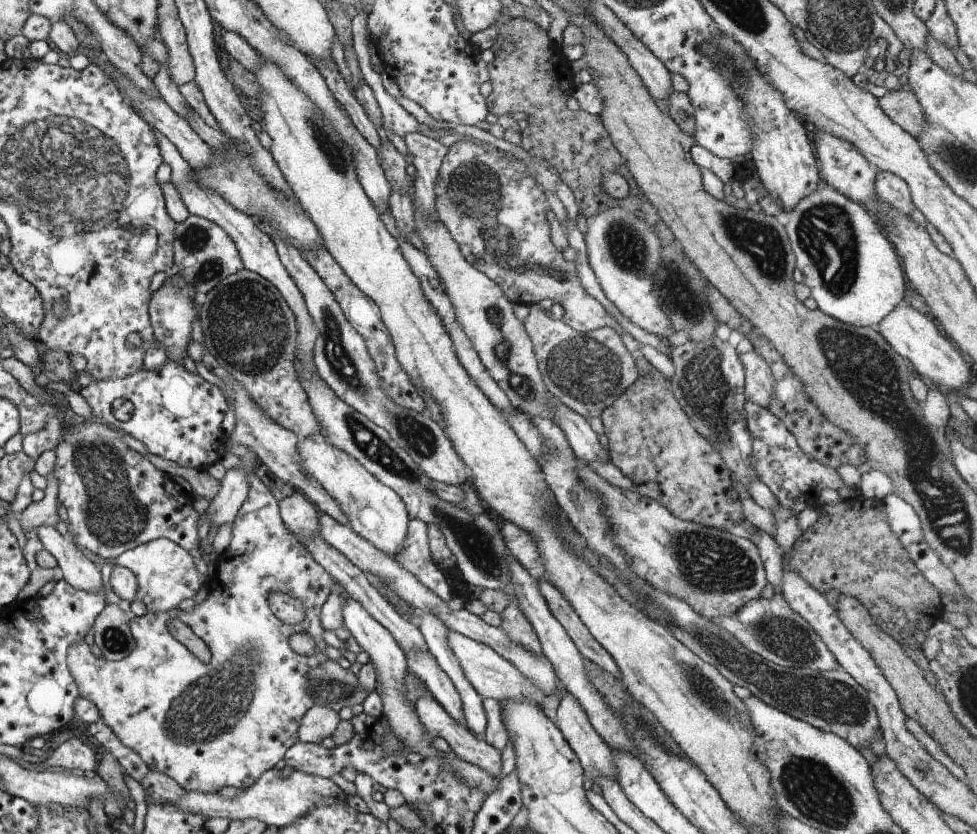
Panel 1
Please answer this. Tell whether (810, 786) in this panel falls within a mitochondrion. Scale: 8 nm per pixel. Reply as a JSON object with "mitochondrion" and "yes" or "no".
{"mitochondrion":"yes"}

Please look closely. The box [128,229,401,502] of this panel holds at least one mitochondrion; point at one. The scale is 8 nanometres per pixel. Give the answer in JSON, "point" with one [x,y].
{"point":[245,325]}

